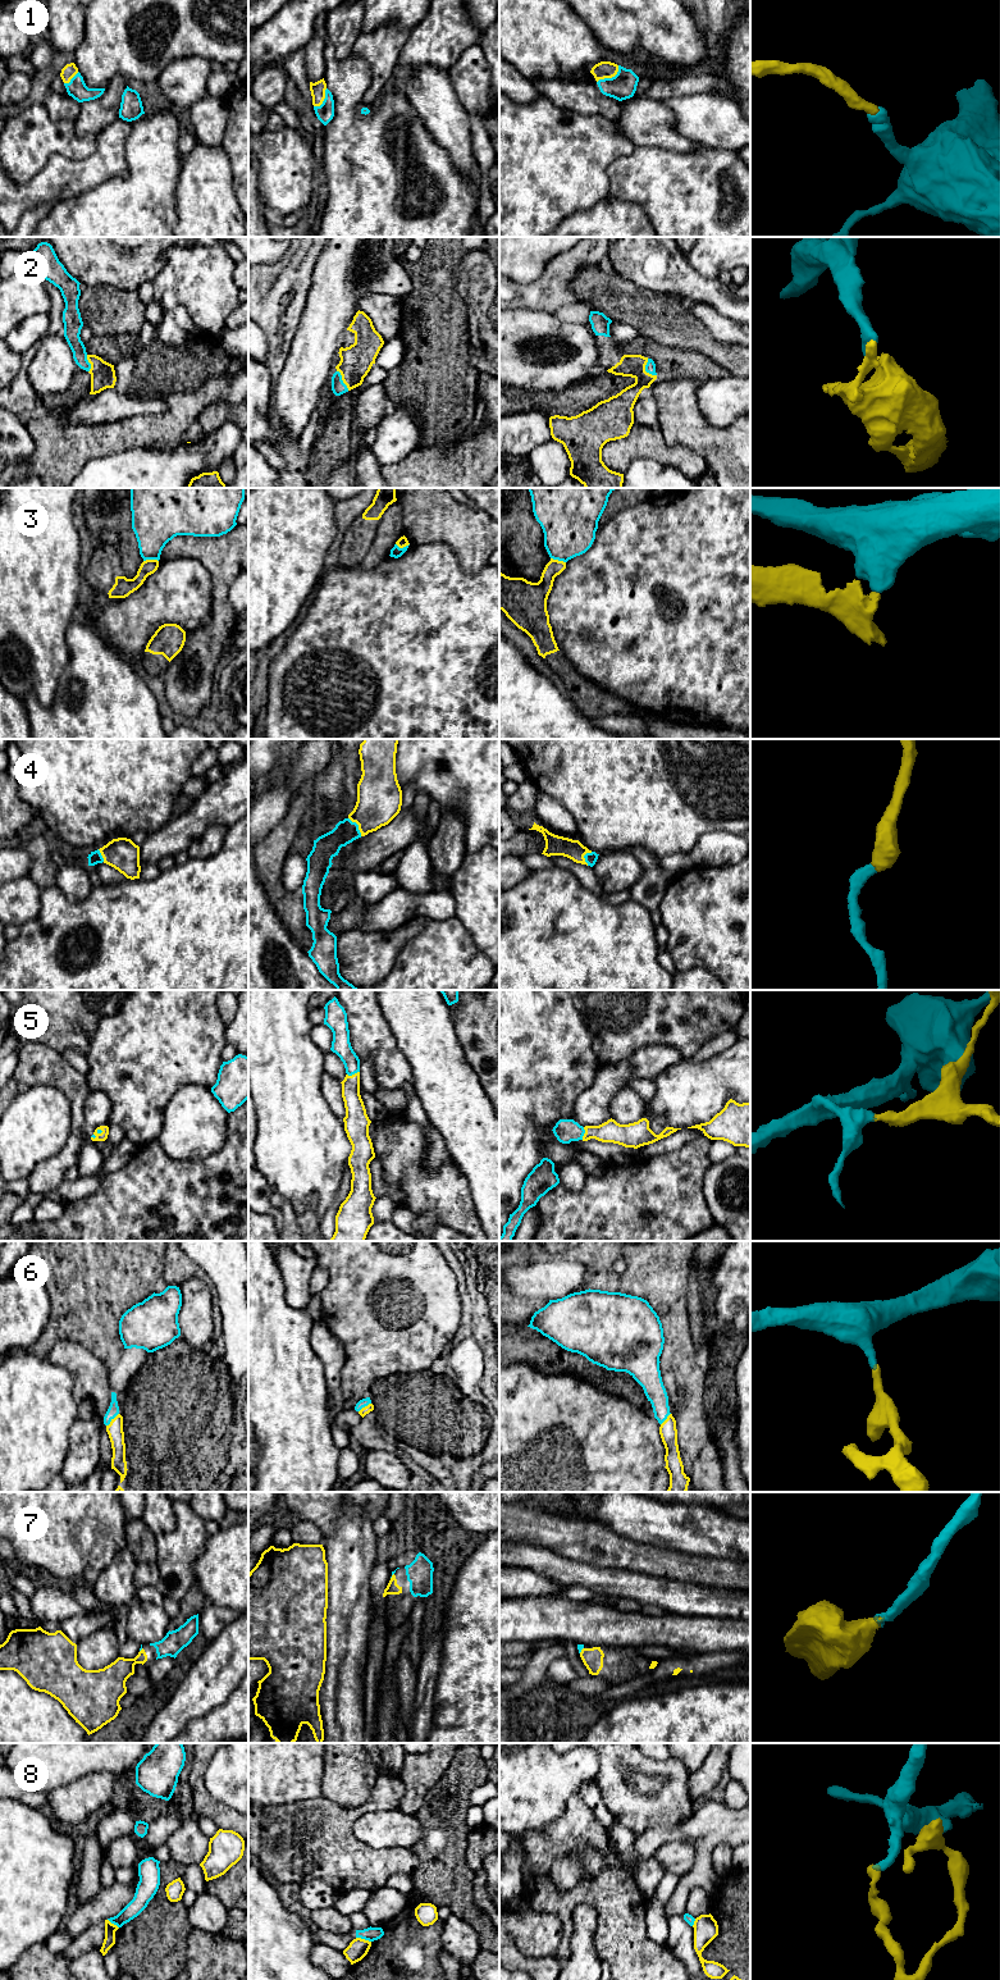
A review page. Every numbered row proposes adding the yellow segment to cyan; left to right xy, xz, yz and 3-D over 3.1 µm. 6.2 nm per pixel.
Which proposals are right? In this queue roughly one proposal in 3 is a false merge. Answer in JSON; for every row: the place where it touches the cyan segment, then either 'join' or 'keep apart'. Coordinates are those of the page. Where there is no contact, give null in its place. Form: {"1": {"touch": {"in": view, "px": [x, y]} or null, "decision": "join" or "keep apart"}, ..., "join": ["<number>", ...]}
{"1": {"touch": {"in": "yz", "px": [610, 78]}, "decision": "join"}, "2": {"touch": {"in": "yz", "px": [645, 370]}, "decision": "join"}, "3": {"touch": {"in": "xy", "px": [150, 559]}, "decision": "keep apart"}, "4": {"touch": {"in": "xz", "px": [357, 826]}, "decision": "join"}, "5": {"touch": {"in": "xz", "px": [352, 1073]}, "decision": "join"}, "6": {"touch": {"in": "xy", "px": [113, 1418]}, "decision": "join"}, "7": {"touch": {"in": "yz", "px": [581, 1648]}, "decision": "join"}, "8": {"touch": {"in": "xz", "px": [364, 1938]}, "decision": "keep apart"}, "join": ["1", "2", "4", "5", "6", "7"]}

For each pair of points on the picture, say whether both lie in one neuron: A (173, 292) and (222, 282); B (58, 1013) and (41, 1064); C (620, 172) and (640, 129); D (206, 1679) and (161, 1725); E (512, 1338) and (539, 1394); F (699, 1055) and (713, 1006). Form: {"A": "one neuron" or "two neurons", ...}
{"A": "one neuron", "B": "two neurons", "C": "two neurons", "D": "one neuron", "E": "two neurons", "F": "two neurons"}

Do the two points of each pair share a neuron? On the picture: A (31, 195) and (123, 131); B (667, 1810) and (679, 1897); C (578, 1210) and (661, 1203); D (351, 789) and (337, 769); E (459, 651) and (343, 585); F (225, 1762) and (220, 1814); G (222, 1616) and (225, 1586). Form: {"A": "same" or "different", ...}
{"A": "same", "B": "different", "C": "same", "D": "different", "E": "same", "F": "different", "G": "different"}

